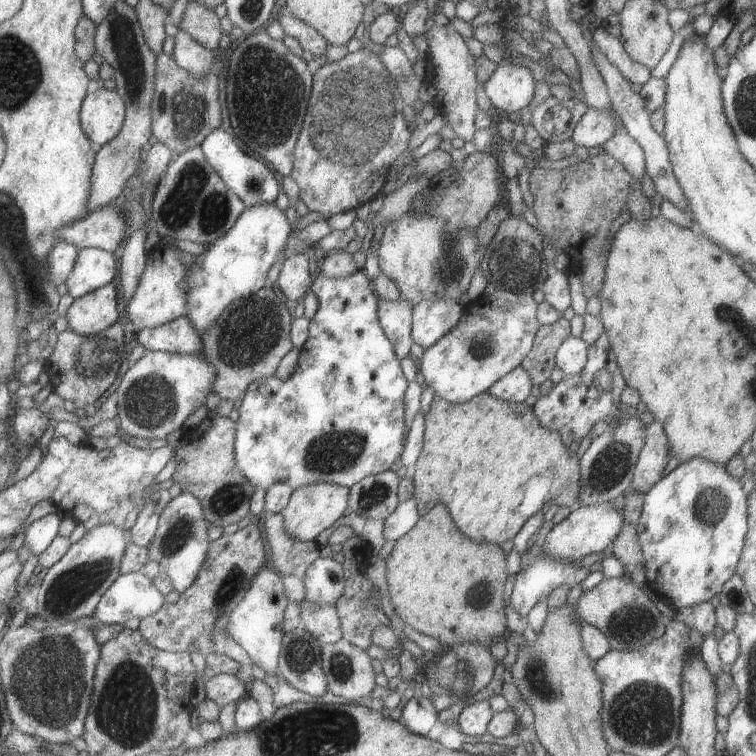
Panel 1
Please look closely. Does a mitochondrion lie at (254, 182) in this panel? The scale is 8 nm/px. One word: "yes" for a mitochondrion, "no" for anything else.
yes

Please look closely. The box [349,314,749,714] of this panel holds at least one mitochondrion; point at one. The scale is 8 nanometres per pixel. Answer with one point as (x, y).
(710, 510)

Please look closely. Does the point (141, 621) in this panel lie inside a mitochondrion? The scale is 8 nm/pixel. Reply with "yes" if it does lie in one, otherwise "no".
no

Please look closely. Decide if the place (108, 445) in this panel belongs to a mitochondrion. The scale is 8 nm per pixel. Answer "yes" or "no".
no

